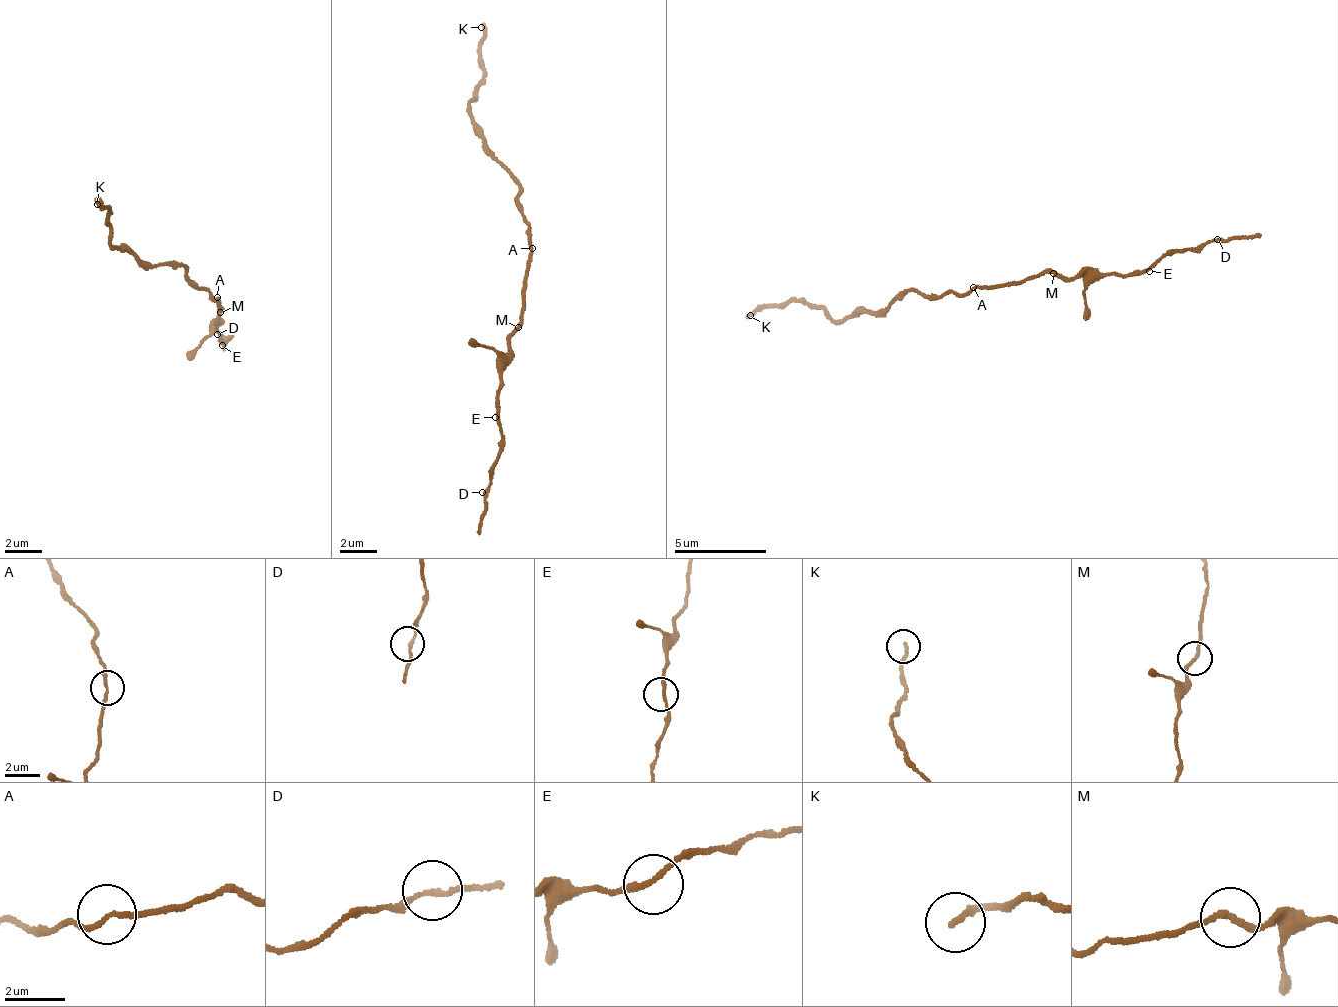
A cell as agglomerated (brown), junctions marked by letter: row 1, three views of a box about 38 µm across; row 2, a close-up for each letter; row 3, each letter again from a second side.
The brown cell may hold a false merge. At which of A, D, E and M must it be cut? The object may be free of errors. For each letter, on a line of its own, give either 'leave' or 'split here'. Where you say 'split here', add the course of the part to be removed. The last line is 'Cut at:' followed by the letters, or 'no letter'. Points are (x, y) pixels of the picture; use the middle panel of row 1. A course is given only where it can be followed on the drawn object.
A: leave
D: leave
E: leave
M: leave
Cut at: no letter

